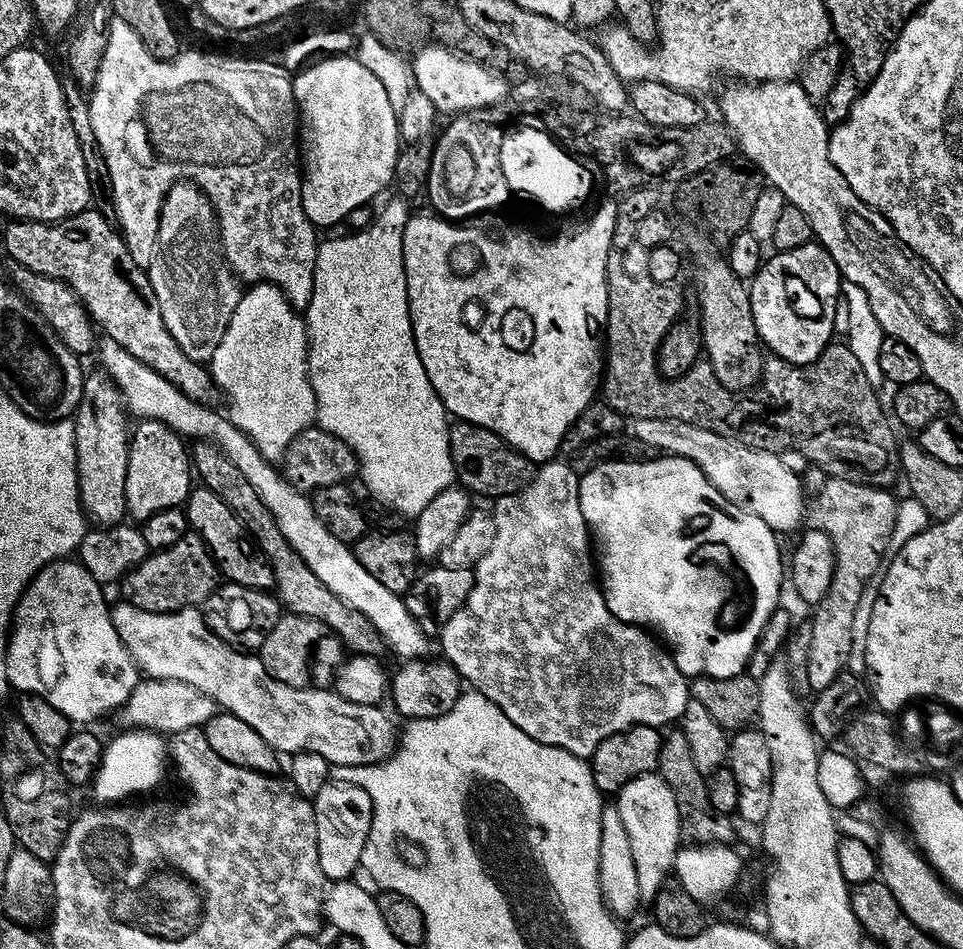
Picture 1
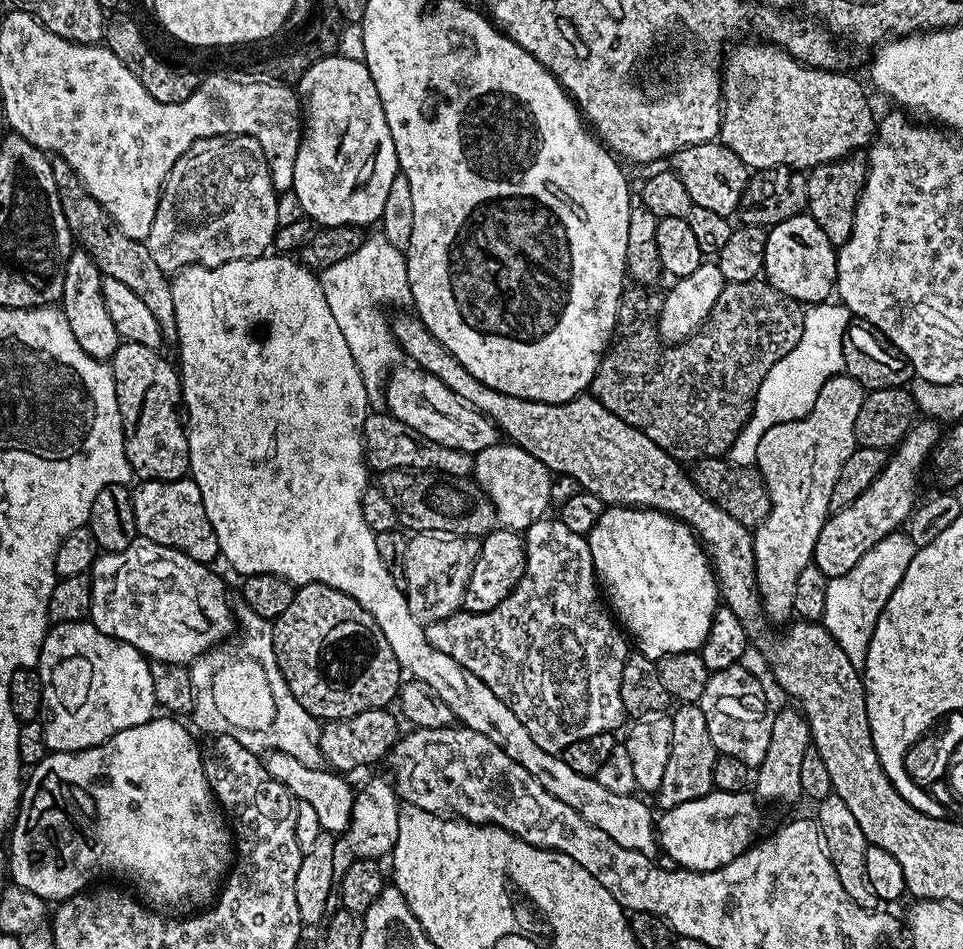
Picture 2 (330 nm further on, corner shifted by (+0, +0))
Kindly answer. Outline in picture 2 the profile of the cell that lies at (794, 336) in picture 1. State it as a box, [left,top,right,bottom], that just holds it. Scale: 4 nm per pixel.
[762,214,837,306]

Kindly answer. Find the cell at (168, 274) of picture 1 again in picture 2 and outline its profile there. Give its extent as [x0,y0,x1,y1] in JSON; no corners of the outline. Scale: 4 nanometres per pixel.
[146,135,282,274]

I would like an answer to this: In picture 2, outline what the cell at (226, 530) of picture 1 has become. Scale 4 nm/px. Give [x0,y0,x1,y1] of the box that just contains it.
[131,478,220,565]

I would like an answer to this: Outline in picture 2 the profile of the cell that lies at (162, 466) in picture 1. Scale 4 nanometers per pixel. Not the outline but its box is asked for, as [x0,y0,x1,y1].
[110,341,188,480]

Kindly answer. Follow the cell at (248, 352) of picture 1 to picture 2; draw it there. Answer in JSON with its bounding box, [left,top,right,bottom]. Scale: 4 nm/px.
[171,254,658,857]

